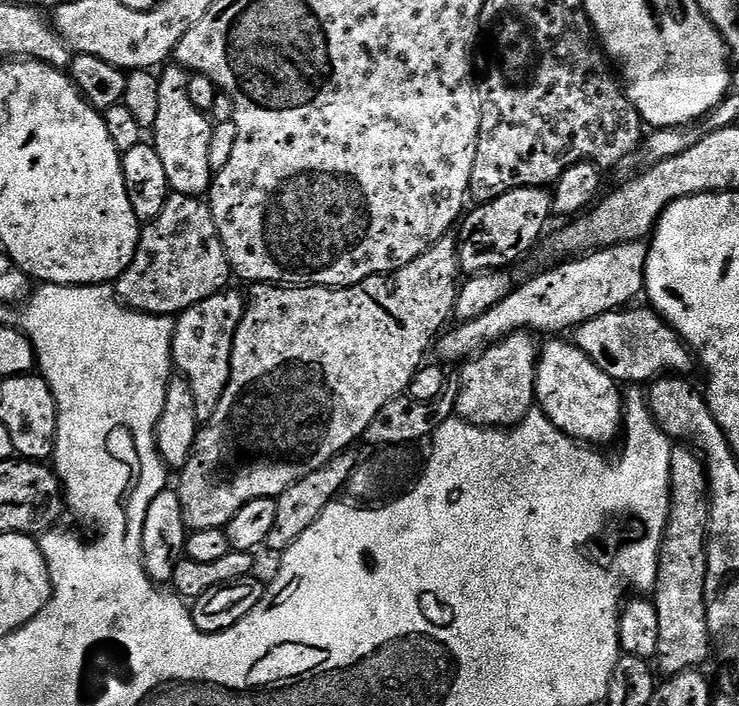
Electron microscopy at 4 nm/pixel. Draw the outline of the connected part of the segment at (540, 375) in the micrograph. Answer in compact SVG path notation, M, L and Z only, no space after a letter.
M552 338L548 345L541 347L538 352L538 359L536 361L536 404L539 411L546 414L546 418L550 418L550 422L554 422L554 426L558 426L558 430L562 430L567 436L572 437L573 440L579 440L589 446L604 446L600 444L608 444L612 439L619 437L622 432L622 425L624 422L625 412L625 397L620 392L621 385L610 378L610 374L606 374L598 366L594 366L594 362L586 354L582 354L582 350L575 342L564 341L564 338Z

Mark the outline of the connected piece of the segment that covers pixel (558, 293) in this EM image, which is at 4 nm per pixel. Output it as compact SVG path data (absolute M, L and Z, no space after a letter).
M637 242L635 244L615 244L613 248L601 248L597 251L590 252L584 255L581 255L579 258L569 259L567 262L560 262L557 268L552 268L549 272L544 272L541 276L536 276L533 280L528 280L524 285L513 287L511 294L505 298L502 302L498 302L498 306L494 306L490 310L486 310L486 314L482 314L478 318L474 318L473 320L466 320L460 323L457 323L455 326L457 328L449 327L447 331L443 333L439 337L438 340L438 348L440 344L440 356L439 359L441 361L444 360L457 360L457 362L463 362L473 356L476 355L477 352L481 351L485 346L490 344L496 344L502 338L506 338L510 334L514 334L515 332L531 332L533 334L539 334L539 332L552 332L548 334L564 334L564 331L574 330L578 325L585 324L586 322L590 322L594 318L598 318L602 314L606 314L607 312L615 312L617 310L623 309L625 306L631 305L633 303L632 300L636 295L641 295L644 292L644 271L646 270L646 258L648 257L648 249L645 247L643 243Z

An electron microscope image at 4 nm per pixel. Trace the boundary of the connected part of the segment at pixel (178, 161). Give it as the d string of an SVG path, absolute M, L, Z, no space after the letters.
M179 66L171 67L165 67L158 76L158 118L154 129L154 146L158 150L158 158L162 158L169 189L177 196L200 198L211 189L214 179L210 166L210 138L214 124L198 110L198 106L194 106L194 102L190 102L189 73Z

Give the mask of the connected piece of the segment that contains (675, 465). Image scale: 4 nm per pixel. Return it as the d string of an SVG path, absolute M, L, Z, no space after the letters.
M677 443L670 454L670 510L668 511L668 525L664 531L664 541L660 547L660 569L658 570L656 587L654 589L654 603L658 610L658 650L654 660L659 671L665 677L677 676L683 672L691 672L701 667L700 663L708 656L708 623L706 622L706 570L708 569L708 515L710 514L710 502L708 501L708 475L704 469L704 457L692 447L691 444Z

